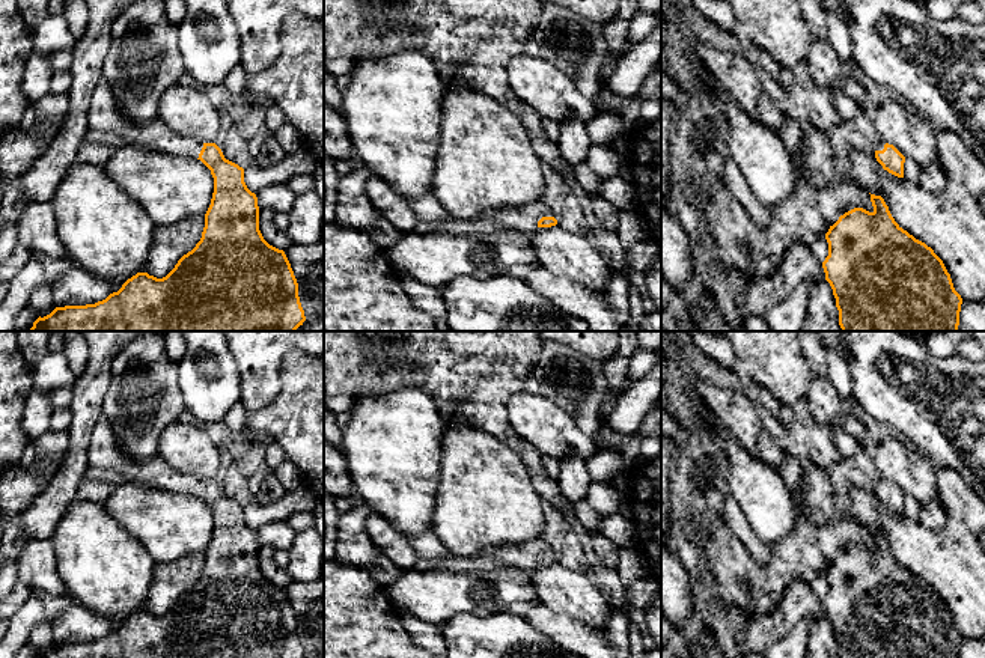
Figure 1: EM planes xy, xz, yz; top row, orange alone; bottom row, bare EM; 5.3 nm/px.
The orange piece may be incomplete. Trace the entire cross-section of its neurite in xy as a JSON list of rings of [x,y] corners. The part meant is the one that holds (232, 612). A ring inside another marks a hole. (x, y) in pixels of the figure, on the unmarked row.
[[[101,416],[90,434],[90,467],[117,471],[142,485],[200,497],[214,515],[211,542],[196,584],[163,616],[137,610],[117,629],[86,643],[56,644],[36,658],[306,658],[298,620],[283,587],[270,583],[259,568],[258,535],[244,519],[244,506],[224,495],[215,480],[202,480],[173,470],[160,456],[131,458]]]

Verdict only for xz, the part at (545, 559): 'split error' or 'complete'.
split error

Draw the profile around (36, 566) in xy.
[[[50,538],[29,541],[17,557],[18,581],[48,595],[66,595]]]

